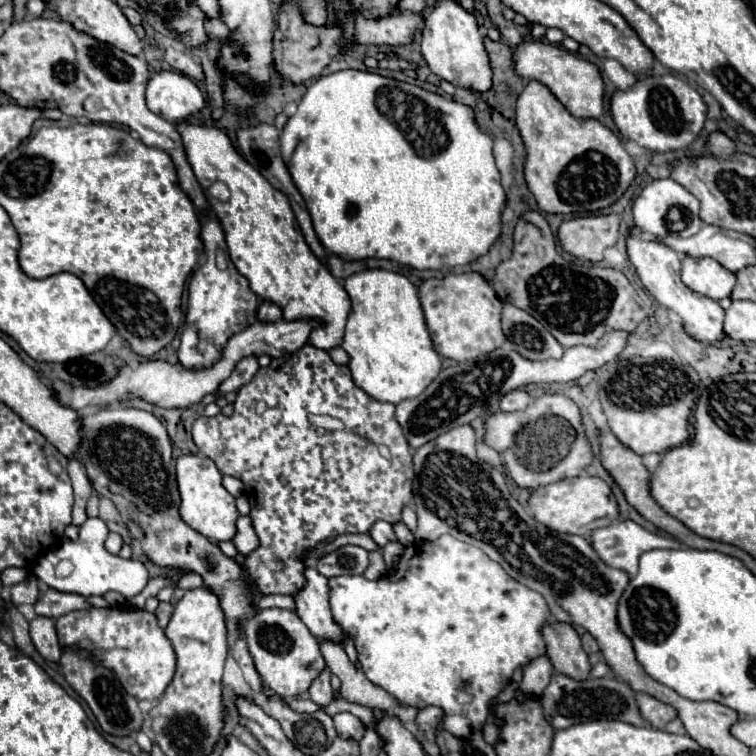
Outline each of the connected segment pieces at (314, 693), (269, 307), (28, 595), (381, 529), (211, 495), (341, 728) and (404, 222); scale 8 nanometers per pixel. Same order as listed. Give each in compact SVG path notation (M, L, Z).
M330 669L322 671L322 675L312 683L312 687L310 687L310 699L312 699L320 709L324 709L326 705L332 703L334 691L332 691L332 687L330 687Z
M262 303L258 307L258 321L264 321L264 323L272 323L272 321L278 321L282 319L282 309L274 303Z
M28 575L22 583L12 585L12 603L14 605L22 605L22 603L30 603L32 605L32 603L36 603L38 593L40 593L38 579L34 575Z
M376 521L376 523L370 527L368 535L374 539L374 543L376 543L378 547L384 547L388 541L394 541L394 529L392 529L392 525L386 523L386 521Z
M180 455L176 459L176 479L182 497L180 515L198 533L212 541L232 541L236 535L236 499L222 487L222 475L214 461L200 455Z
M338 713L334 715L334 727L338 731L338 737L342 739L354 739L360 741L366 733L366 725L352 713Z
M356 69L336 71L312 83L306 95L302 97L298 111L288 119L280 135L282 159L288 167L288 173L292 175L294 185L298 187L300 195L306 201L314 231L328 253L342 255L342 259L376 257L376 259L390 259L394 263L408 265L414 269L444 269L444 271L454 269L458 265L472 263L478 257L486 255L490 245L502 233L502 211L506 207L506 191L500 185L500 171L494 165L492 145L494 145L492 137L480 131L480 127L476 125L472 107L456 103L454 99L446 99L438 93L430 93L418 85L402 83L370 71L356 71Z

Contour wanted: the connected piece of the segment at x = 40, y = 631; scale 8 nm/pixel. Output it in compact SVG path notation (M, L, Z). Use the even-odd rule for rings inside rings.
M36 617L30 621L30 637L38 653L52 663L60 661L60 645L54 631L54 621L50 617Z

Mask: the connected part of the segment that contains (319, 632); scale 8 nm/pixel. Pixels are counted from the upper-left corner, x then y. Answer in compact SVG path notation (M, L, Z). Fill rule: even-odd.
M312 567L304 569L304 577L306 585L292 595L296 603L296 615L318 641L332 639L336 643L342 643L342 629L338 627L338 623L334 623L330 615L330 603L326 599L328 579Z

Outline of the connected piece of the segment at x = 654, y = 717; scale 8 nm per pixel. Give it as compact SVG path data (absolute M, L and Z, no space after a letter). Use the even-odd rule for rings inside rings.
M636 693L636 703L640 709L640 715L646 723L650 723L656 729L664 729L668 721L672 721L676 717L674 707L646 695L646 693Z

